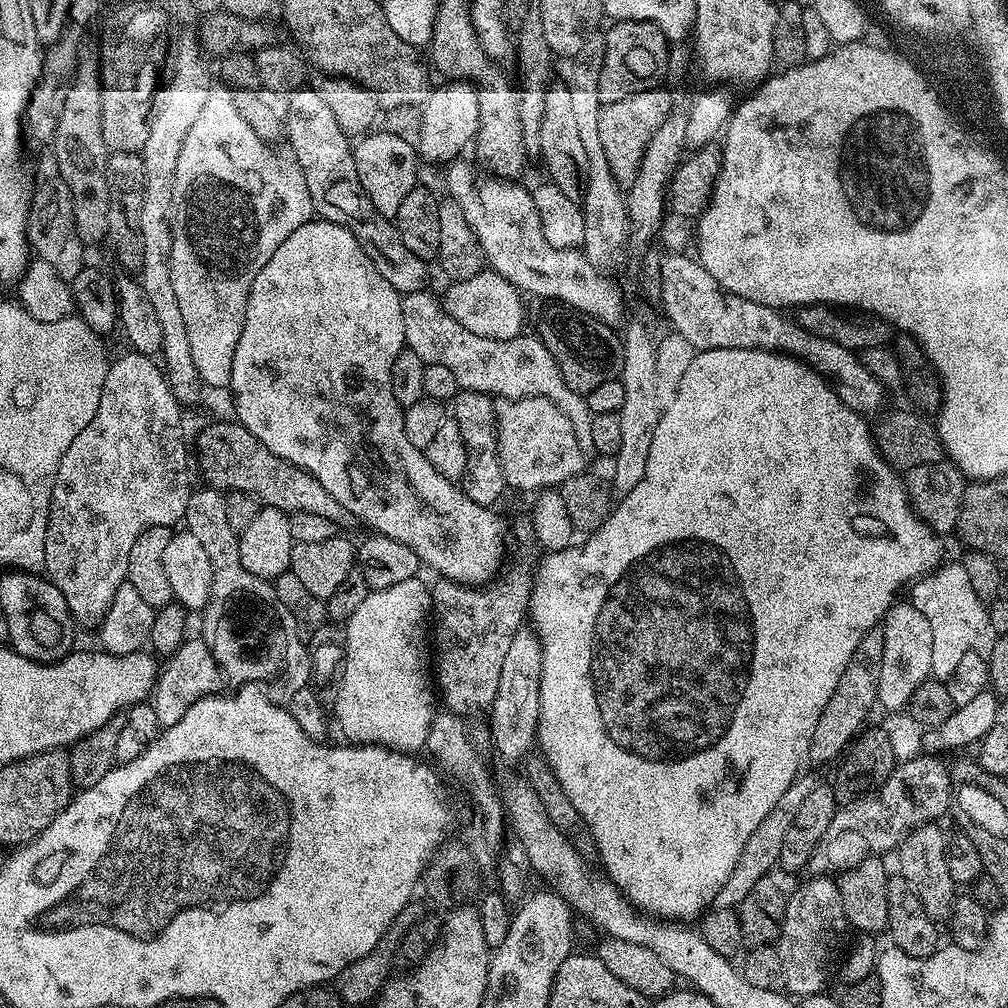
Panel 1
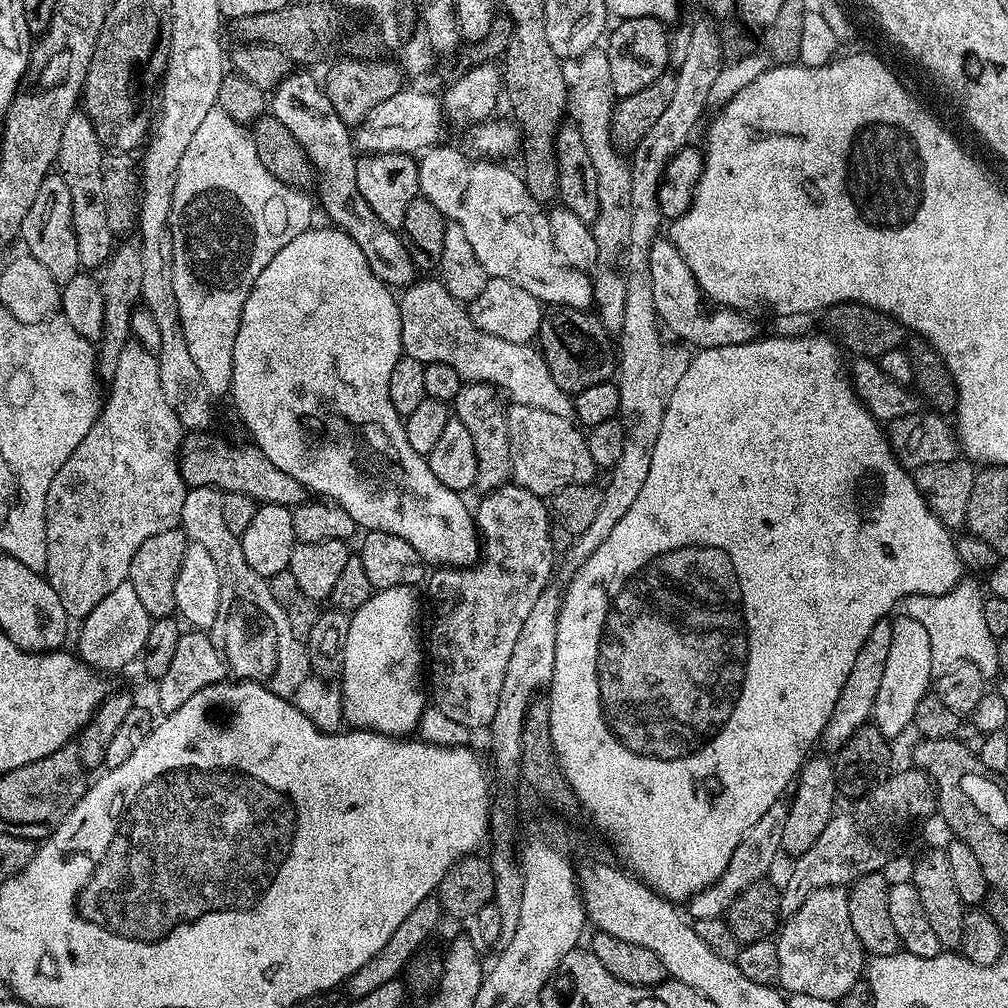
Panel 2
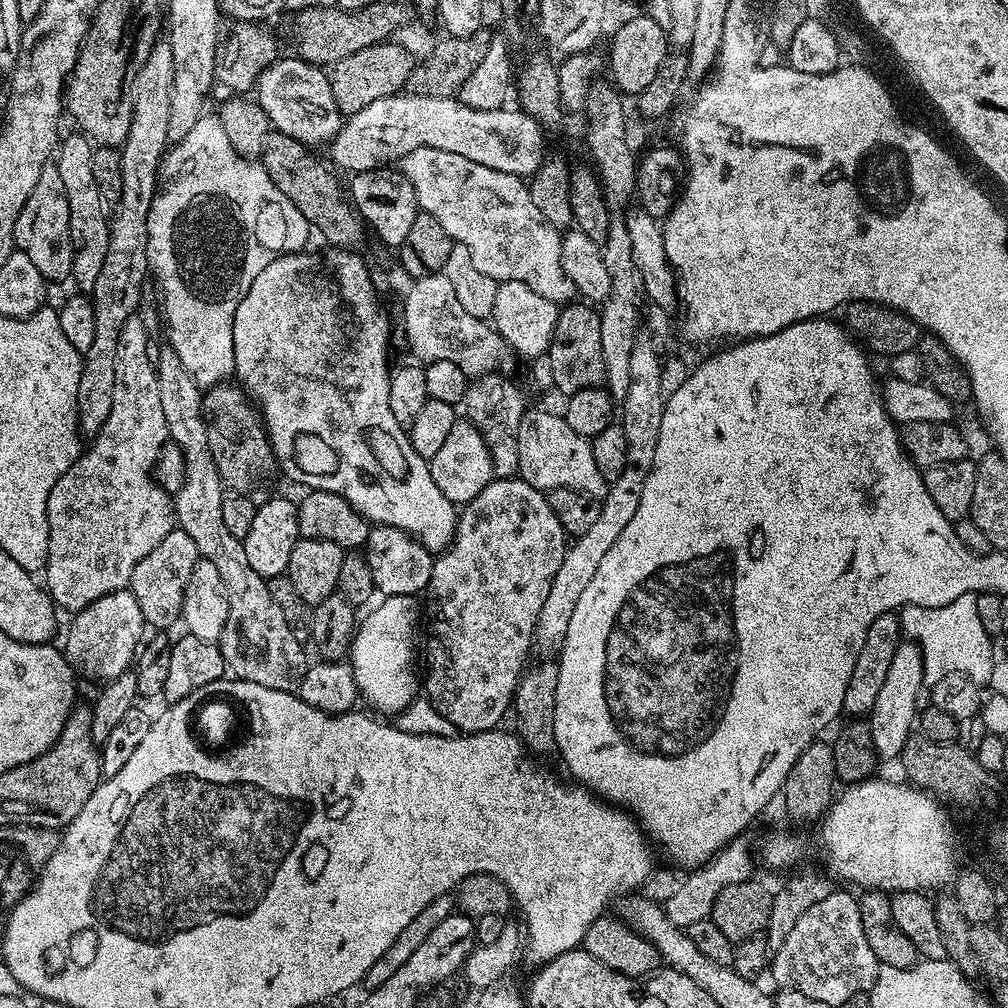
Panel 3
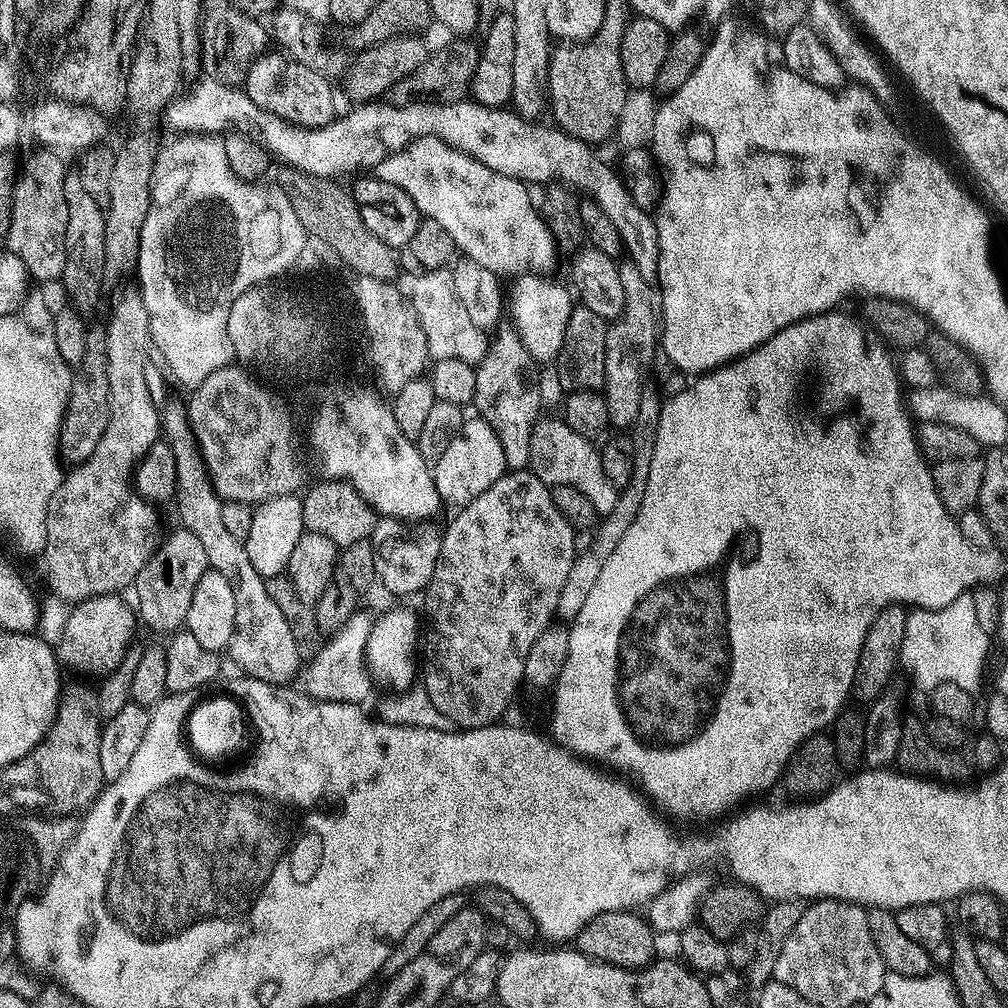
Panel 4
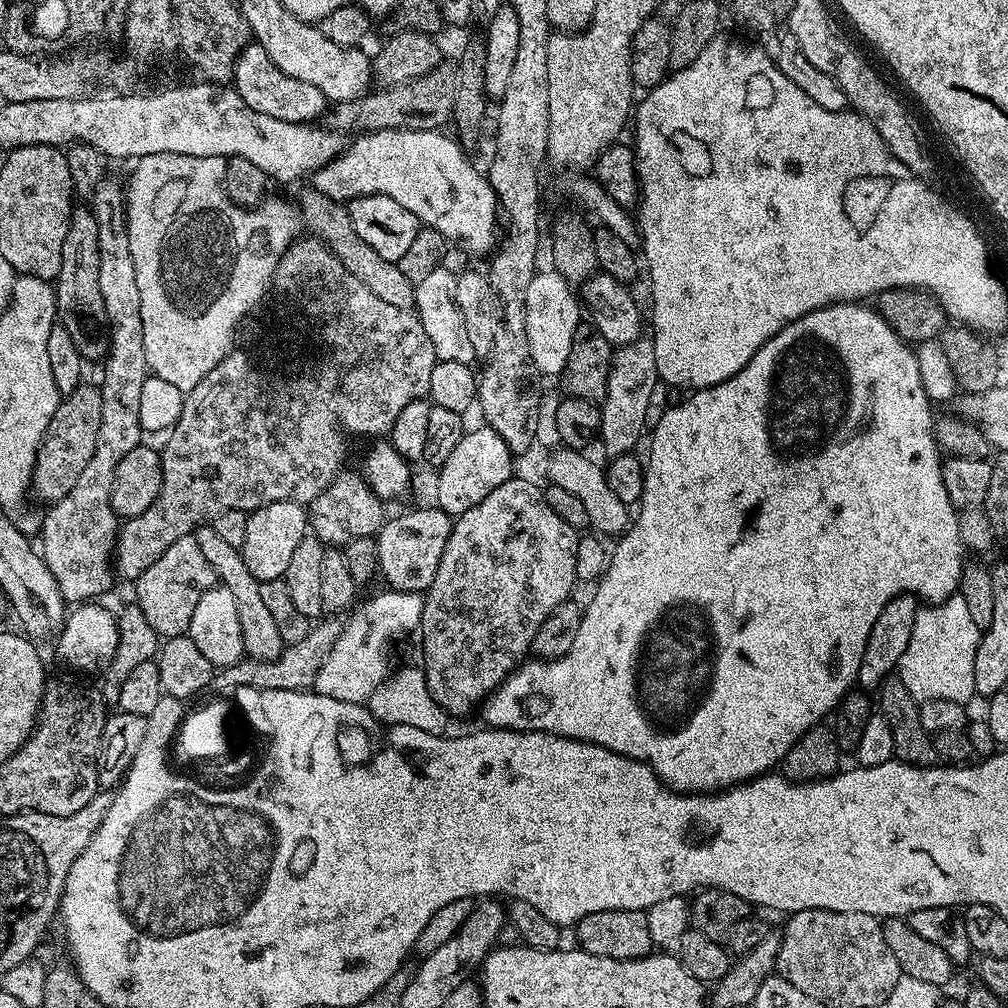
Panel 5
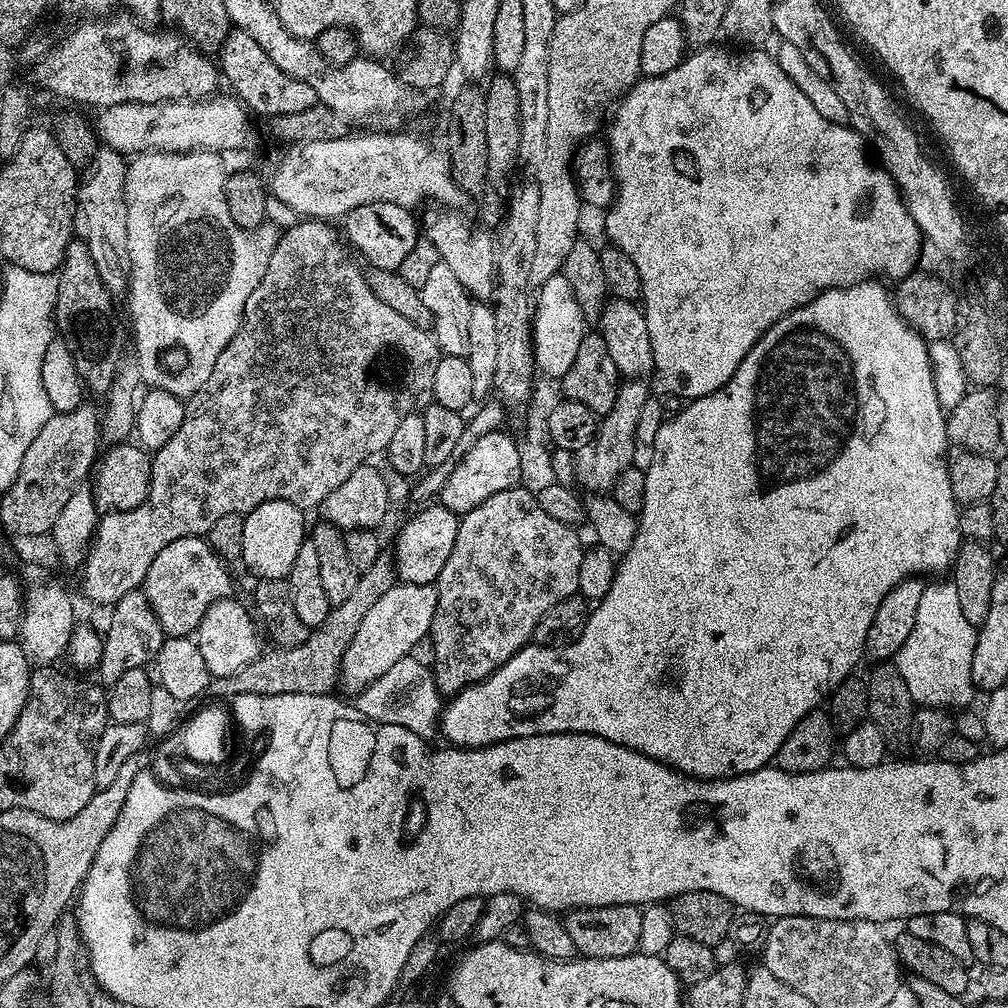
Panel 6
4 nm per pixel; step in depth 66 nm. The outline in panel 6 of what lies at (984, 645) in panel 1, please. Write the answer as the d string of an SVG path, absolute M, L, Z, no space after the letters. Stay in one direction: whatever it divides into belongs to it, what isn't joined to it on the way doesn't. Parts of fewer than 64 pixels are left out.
M951 582L944 584L929 583L922 594L922 602L918 602L918 614L914 618L914 630L910 630L910 638L902 642L902 650L894 657L898 674L902 674L902 682L906 682L906 690L910 690L913 705L929 704L932 708L952 708L964 710L974 695L971 682L971 662L977 635L977 625L966 622L966 614L962 614L962 605L958 603L958 590Z

